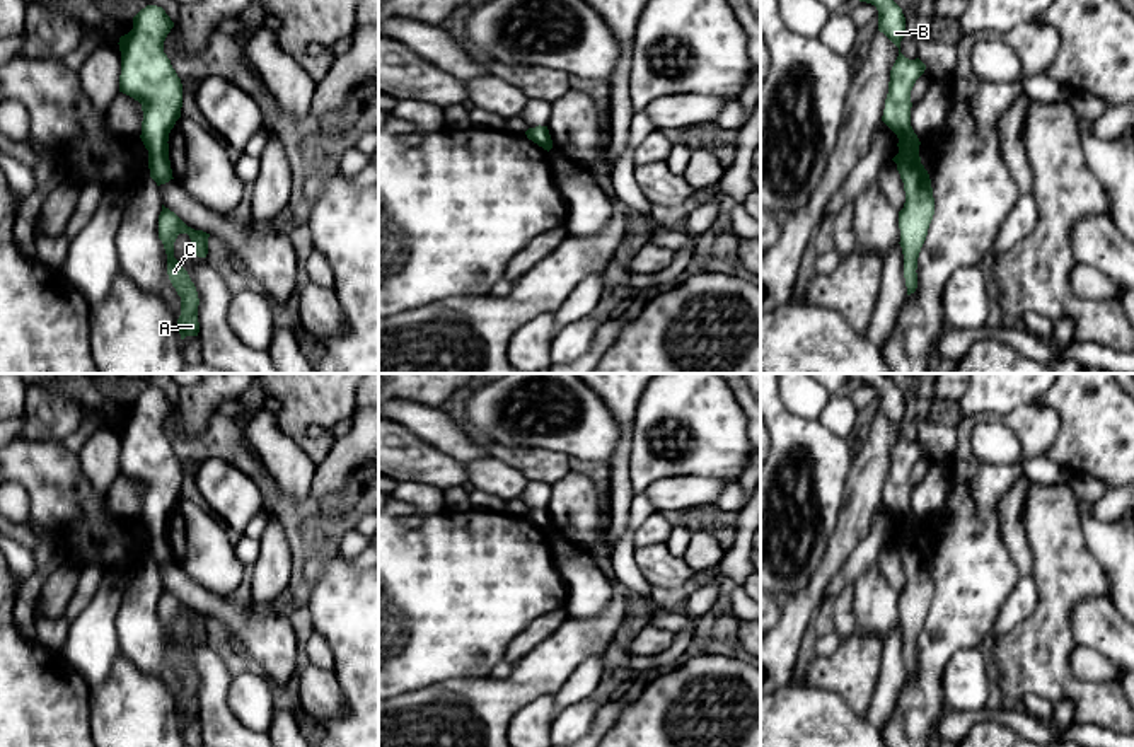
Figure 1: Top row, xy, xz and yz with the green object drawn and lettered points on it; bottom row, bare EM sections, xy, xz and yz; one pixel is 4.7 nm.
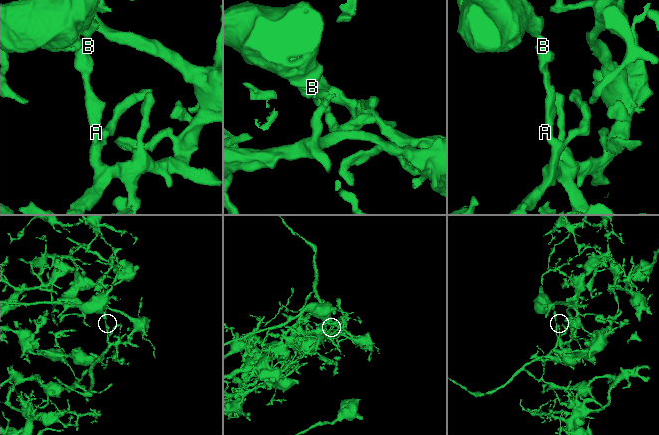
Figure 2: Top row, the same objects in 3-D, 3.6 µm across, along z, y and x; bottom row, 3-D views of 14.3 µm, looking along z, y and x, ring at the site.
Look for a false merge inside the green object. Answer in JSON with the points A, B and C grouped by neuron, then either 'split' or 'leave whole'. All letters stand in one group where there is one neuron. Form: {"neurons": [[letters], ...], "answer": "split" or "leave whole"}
{"neurons": [["A", "C"], ["B"]], "answer": "split"}

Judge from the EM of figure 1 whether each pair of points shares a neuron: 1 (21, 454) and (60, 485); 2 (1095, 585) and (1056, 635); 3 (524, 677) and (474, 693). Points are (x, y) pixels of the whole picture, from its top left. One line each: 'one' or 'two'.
1: one
2: one
3: one

